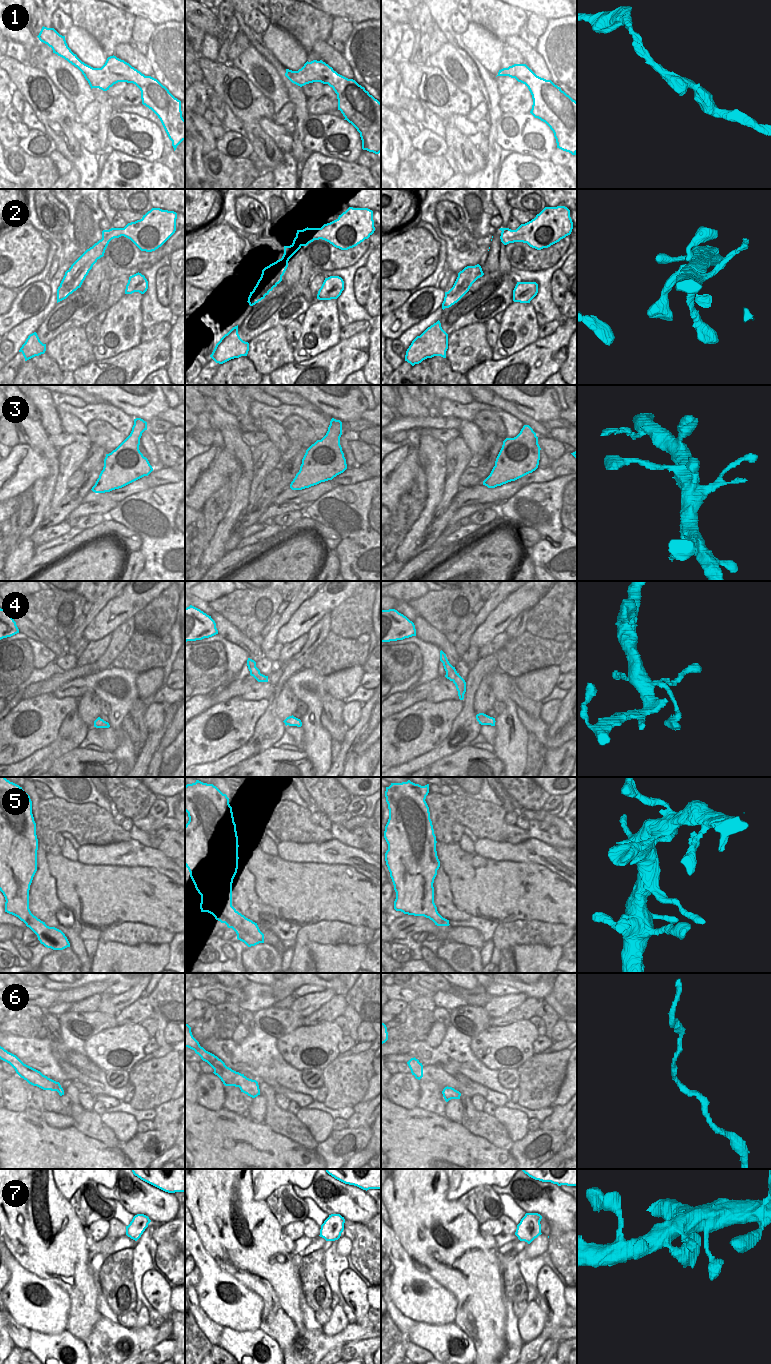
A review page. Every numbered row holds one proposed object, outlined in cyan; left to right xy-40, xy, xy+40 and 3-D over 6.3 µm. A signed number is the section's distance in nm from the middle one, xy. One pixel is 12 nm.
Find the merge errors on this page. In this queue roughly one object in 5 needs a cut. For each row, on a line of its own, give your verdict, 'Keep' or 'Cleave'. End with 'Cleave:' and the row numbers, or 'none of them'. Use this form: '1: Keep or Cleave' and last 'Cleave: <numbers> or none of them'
1: Keep
2: Keep
3: Keep
4: Cleave
5: Keep
6: Keep
7: Keep
Cleave: 4.

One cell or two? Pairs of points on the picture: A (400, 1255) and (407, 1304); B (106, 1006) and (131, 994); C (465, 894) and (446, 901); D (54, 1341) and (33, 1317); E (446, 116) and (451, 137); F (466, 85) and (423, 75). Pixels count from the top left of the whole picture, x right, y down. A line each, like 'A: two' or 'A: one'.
A: one
B: one
C: two
D: two
E: one
F: two

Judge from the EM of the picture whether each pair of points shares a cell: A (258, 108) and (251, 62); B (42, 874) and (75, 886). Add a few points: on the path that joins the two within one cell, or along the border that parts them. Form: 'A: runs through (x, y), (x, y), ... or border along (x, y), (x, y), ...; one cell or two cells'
A: border along (239, 69), (272, 102); two cells
B: border along (45, 856), (60, 901); two cells

